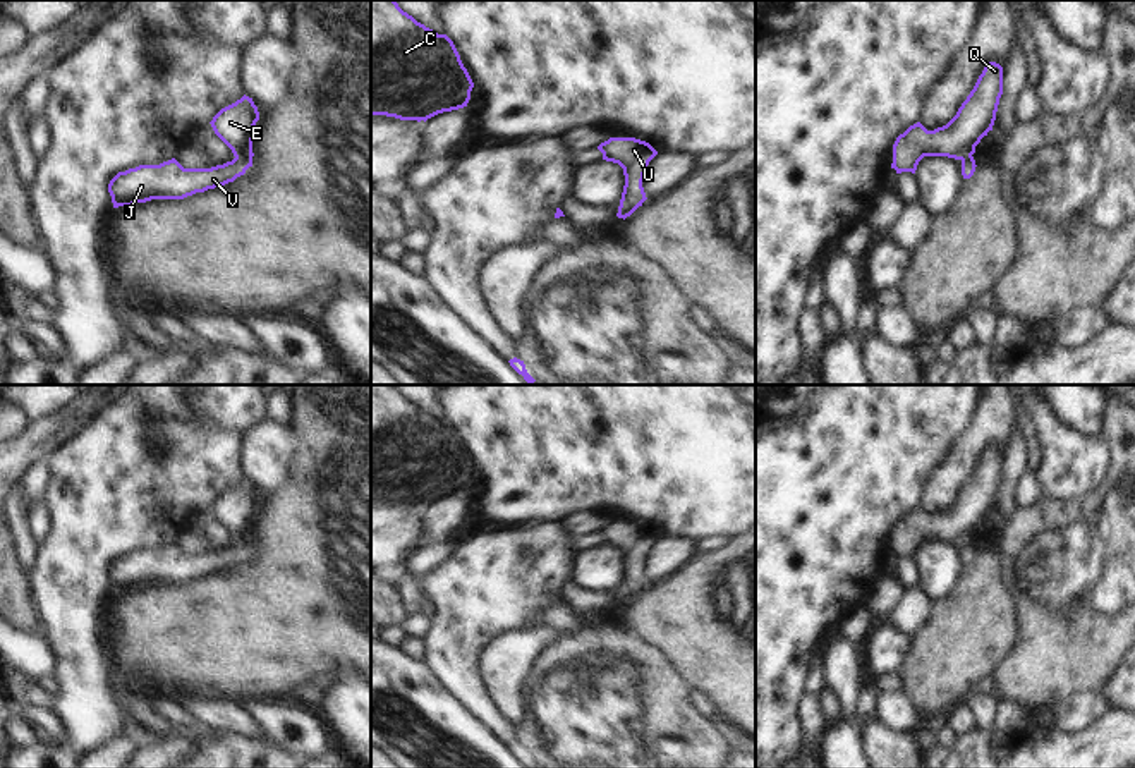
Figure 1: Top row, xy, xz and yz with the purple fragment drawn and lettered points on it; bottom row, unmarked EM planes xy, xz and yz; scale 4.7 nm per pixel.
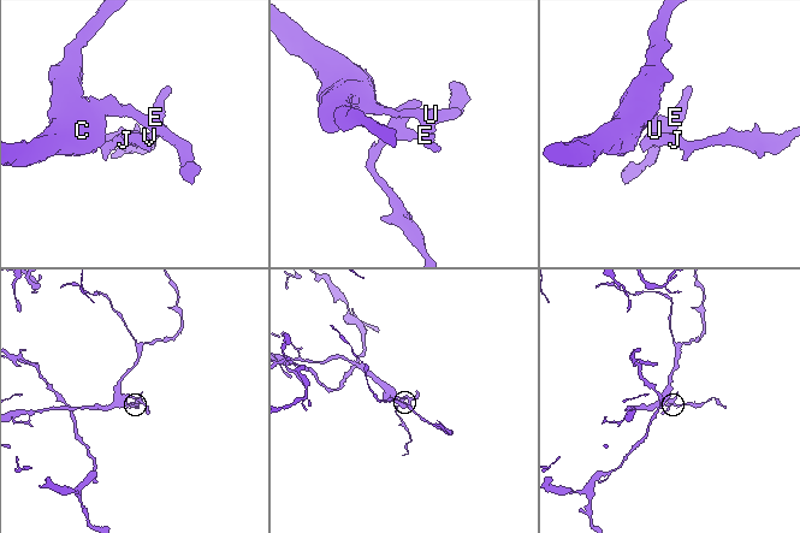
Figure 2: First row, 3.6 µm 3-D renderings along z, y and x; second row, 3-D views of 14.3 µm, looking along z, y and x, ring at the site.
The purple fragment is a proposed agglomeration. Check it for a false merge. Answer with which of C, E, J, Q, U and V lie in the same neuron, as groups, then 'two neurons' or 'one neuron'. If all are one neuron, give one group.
C E Q U / J V | two neurons

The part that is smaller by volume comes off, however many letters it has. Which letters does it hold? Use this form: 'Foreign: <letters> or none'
Foreign: J, V

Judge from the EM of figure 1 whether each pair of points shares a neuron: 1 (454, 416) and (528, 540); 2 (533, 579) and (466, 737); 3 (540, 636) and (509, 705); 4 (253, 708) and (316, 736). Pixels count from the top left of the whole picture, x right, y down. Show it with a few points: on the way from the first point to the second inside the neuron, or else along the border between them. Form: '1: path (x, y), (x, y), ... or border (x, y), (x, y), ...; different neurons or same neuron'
1: border (557, 521), (528, 521), (510, 526); different neurons
2: border (445, 689), (505, 743); different neurons
3: path (522, 653), (509, 667), (509, 688); same neuron
4: path (268, 715), (301, 731); same neuron

